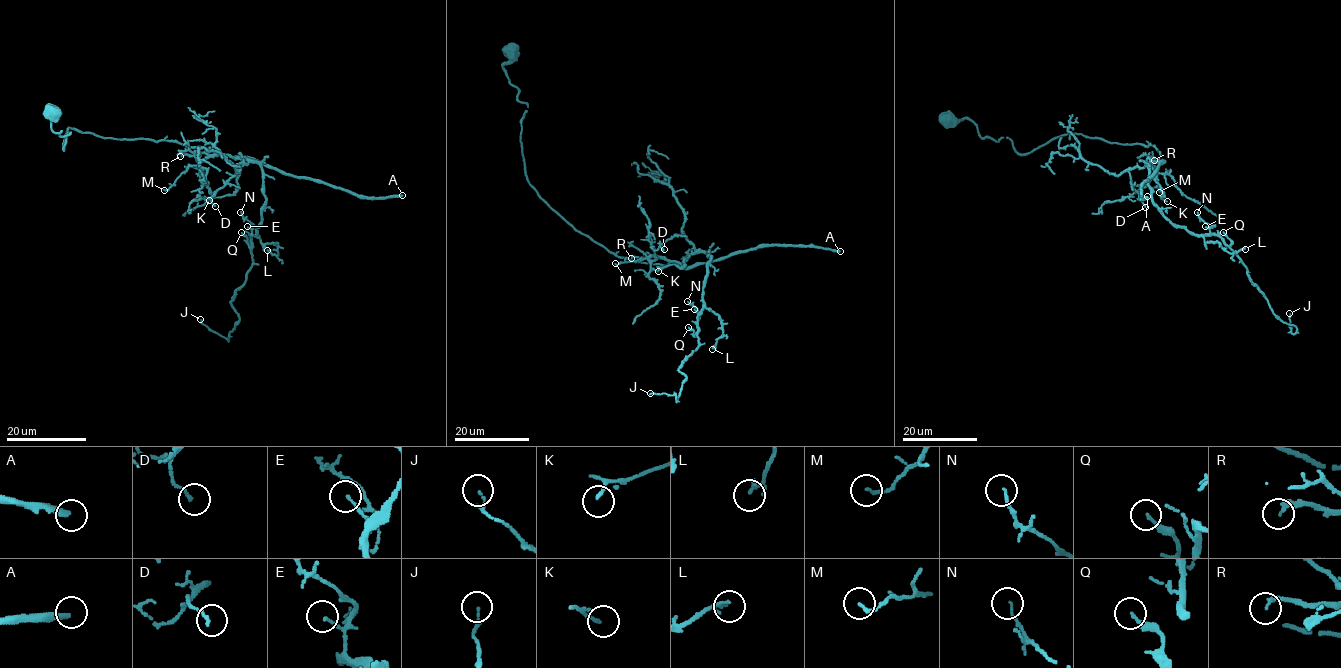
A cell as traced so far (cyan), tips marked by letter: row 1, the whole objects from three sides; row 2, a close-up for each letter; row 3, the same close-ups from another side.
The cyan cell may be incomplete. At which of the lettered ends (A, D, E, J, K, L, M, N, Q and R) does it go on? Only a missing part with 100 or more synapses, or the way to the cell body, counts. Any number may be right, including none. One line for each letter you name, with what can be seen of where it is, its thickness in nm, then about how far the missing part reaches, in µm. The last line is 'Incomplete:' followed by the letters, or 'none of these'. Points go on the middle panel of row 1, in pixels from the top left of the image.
A: (840, 251) | 260 nm | 110 µm
Incomplete: A

